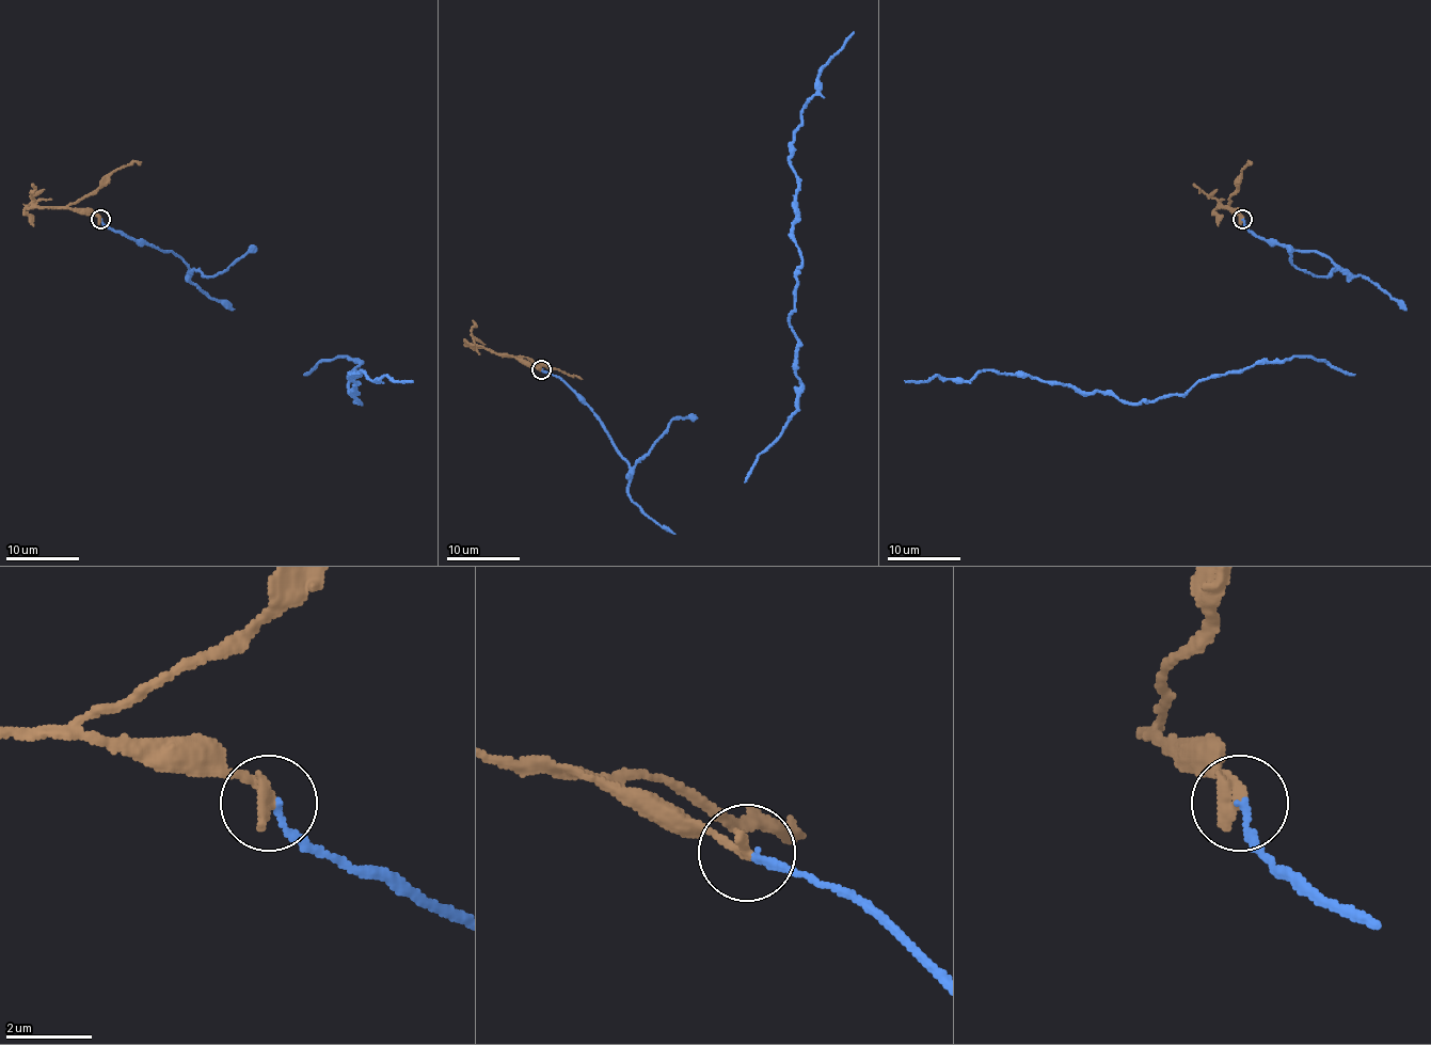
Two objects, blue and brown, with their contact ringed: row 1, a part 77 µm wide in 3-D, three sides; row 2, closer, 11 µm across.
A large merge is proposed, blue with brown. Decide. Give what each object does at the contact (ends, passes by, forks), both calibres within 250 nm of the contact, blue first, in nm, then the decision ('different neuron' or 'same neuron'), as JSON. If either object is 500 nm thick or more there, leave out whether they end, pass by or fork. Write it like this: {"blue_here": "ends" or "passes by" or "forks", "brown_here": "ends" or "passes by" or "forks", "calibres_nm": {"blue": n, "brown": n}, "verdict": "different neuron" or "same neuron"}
{"blue_here": "ends", "brown_here": "ends", "calibres_nm": {"blue": 160, "brown": 320}, "verdict": "different neuron"}

